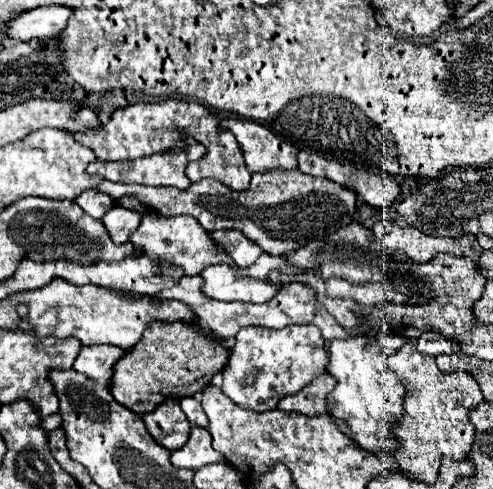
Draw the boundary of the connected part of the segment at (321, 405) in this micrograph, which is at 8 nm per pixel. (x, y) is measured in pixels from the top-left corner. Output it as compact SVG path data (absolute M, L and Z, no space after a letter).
M321 373L305 389L293 395L285 395L285 399L281 399L277 409L305 413L305 415L327 413L327 397L335 389L335 385L337 385L337 379L333 375Z

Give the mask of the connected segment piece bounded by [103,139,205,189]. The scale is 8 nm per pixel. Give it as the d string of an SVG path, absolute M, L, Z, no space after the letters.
M189 139L189 147L179 153L157 153L133 161L107 161L103 163L103 177L117 183L137 183L153 187L189 187L185 175L189 157L203 157L203 145Z

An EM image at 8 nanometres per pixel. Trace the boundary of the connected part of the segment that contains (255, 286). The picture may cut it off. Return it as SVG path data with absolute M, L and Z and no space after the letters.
M263 253L249 269L233 271L229 265L213 265L201 271L205 281L203 293L217 301L269 301L279 287L269 283L265 275L269 275L273 267L281 267L281 263L285 263L285 257L271 257Z

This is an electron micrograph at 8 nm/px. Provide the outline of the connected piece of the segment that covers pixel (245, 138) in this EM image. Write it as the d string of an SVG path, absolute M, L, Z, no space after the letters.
M225 119L221 127L233 131L235 139L243 149L245 163L251 173L265 173L277 167L283 169L297 167L297 149L291 143L273 135L261 123L243 119Z

